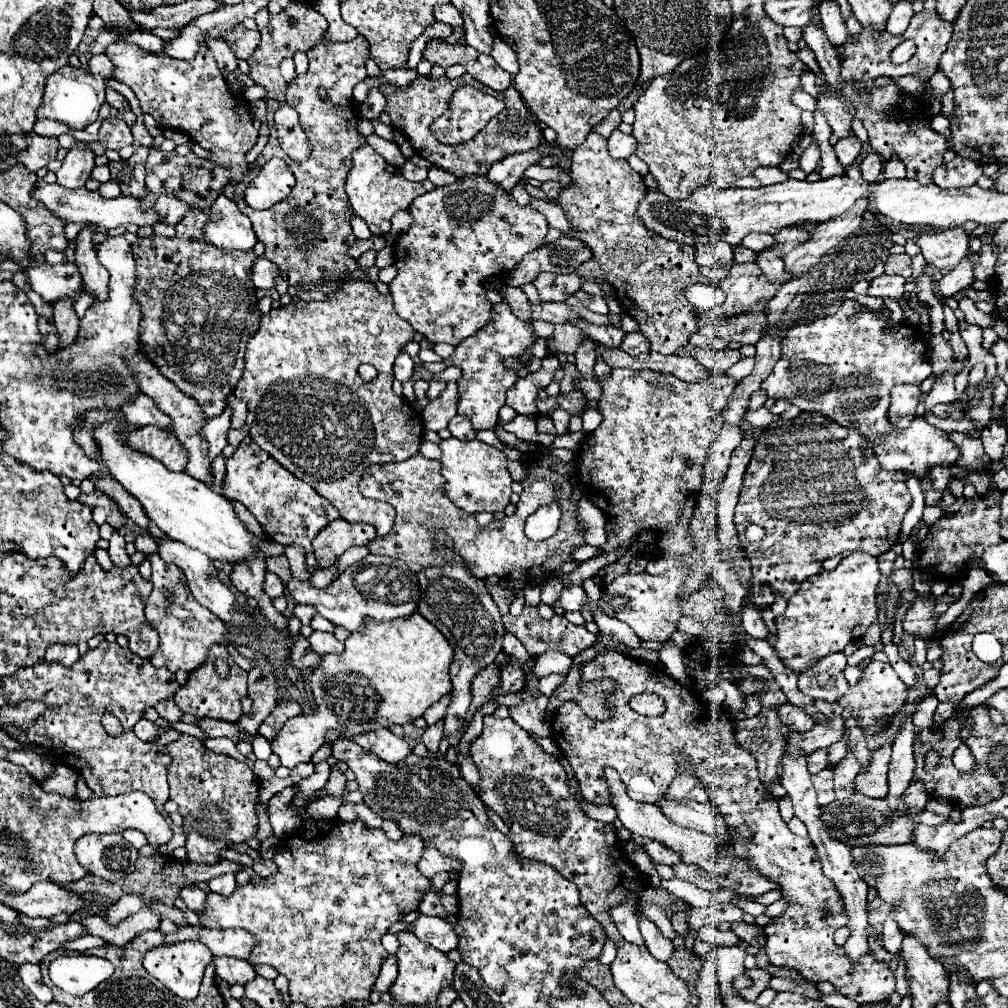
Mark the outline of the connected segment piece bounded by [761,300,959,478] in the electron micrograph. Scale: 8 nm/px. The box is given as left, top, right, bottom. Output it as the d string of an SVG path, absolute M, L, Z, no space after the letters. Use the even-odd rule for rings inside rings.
M845 300L837 314L815 320L813 324L795 324L789 328L783 340L781 358L763 380L761 390L765 390L769 398L785 398L805 412L819 412L845 428L855 428L873 444L873 452L885 470L905 470L911 472L911 476L923 478L929 466L953 466L959 456L957 446L949 440L947 432L931 426L926 420L919 420L919 417L906 429L893 428L887 422L887 408L889 392L895 384L921 384L929 374L929 344L919 328L913 328L907 322L883 320L877 312L867 310L859 302Z

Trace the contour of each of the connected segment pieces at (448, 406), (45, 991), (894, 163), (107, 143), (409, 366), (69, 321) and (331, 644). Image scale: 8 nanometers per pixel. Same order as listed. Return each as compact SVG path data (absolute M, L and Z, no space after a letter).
M449 382L447 388L441 392L439 398L435 398L423 412L423 426L427 430L433 430L433 432L439 432L441 428L447 428L449 420L457 414L457 384L455 382Z
M25 964L19 968L19 976L23 980L23 984L41 1000L41 1002L53 1002L53 994L51 990L43 984L41 980L41 972L39 972L39 966L33 966L33 964Z
M891 158L887 164L885 164L885 170L883 170L883 176L885 178L901 178L905 172L903 168L903 162L897 160L897 158Z
M107 116L101 124L101 136L103 136L103 146L105 148L123 148L123 146L129 146L133 142L133 136L131 136L131 128L121 120L121 118L113 118L113 116Z
M401 352L401 354L397 356L397 360L395 360L395 378L401 380L401 382L411 380L411 376L413 376L413 368L415 368L413 358L411 358L409 354Z
M63 296L53 302L53 320L55 320L59 336L61 336L59 348L73 344L77 330L79 330L79 318L73 310L73 304L75 304L75 298L71 298L71 296Z
M313 632L309 636L309 642L311 642L311 648L319 654L341 654L343 652L343 644L329 632Z

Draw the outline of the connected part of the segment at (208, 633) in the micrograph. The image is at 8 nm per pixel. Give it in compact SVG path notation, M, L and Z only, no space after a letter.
M151 554L149 562L153 566L153 574L151 574L153 592L147 598L145 616L147 616L147 622L157 630L159 640L161 640L157 652L149 658L151 664L155 668L169 668L171 672L177 672L177 670L193 672L205 664L209 648L215 644L221 644L229 650L229 656L235 660L235 664L239 668L249 670L251 662L245 660L237 652L237 644L233 640L229 640L227 626L217 616L213 616L207 608L199 606L193 600L193 594L189 592L189 586L185 584L185 574L177 566L161 560L159 554Z

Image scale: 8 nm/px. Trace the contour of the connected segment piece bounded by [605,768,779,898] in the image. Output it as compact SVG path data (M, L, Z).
M605 768L605 778L611 786L611 798L613 798L613 808L617 810L617 816L619 820L623 822L623 826L637 834L637 836L643 836L643 838L649 838L649 840L657 840L661 842L663 846L671 848L673 852L677 852L681 856L681 862L683 864L697 864L699 868L707 870L723 888L727 890L733 890L737 894L743 894L743 896L761 896L769 890L779 890L777 884L773 884L773 880L765 880L765 876L761 876L761 872L757 872L753 866L749 866L749 862L741 856L737 856L735 852L735 836L733 834L717 834L717 836L709 836L709 834L703 834L703 832L697 832L697 830L689 830L689 828L683 828L679 824L673 824L673 820L669 820L659 806L655 804L641 804L641 802L635 802L627 796L625 792L625 786L619 778L619 772L615 768Z

